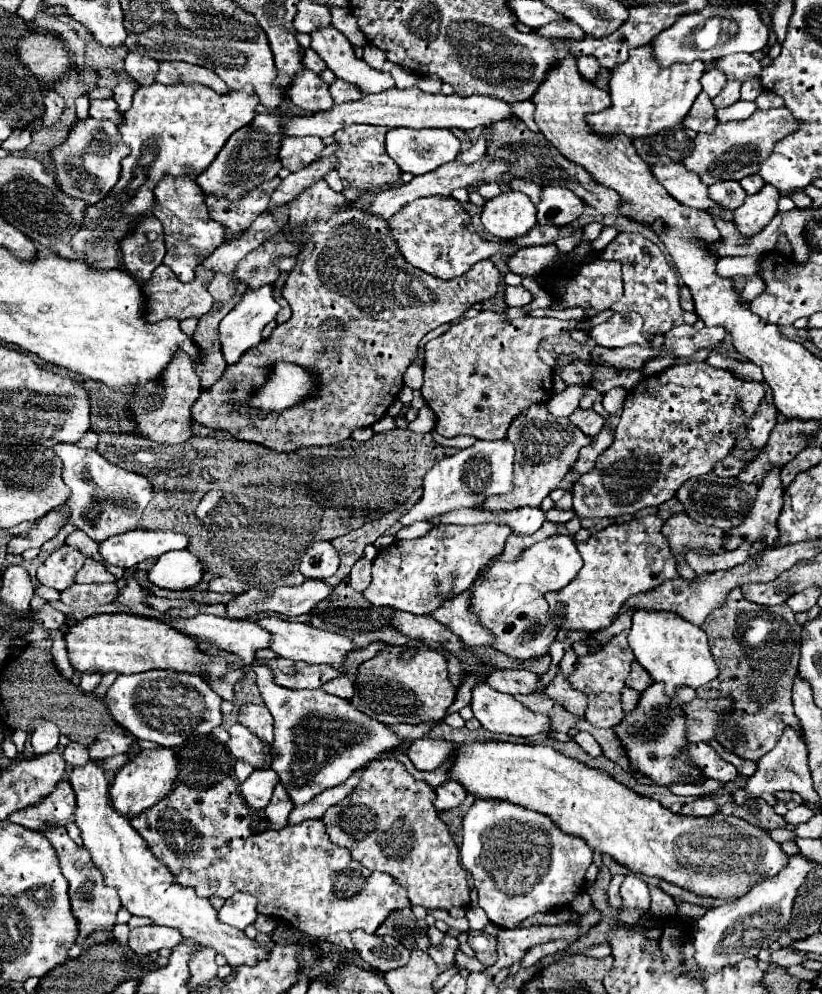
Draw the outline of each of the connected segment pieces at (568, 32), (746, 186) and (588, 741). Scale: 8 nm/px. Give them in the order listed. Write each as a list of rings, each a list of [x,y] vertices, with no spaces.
[[[552,22],[546,24],[536,30],[533,30],[536,35],[545,38],[567,38],[574,40],[582,40],[585,33],[574,22]]]
[[[750,175],[750,177],[742,179],[740,185],[742,185],[742,189],[744,189],[748,195],[752,195],[752,193],[758,193],[758,191],[764,187],[764,181],[762,181],[762,177],[758,177],[758,175]]]
[[[580,731],[576,737],[574,737],[574,741],[588,753],[588,755],[600,755],[602,753],[602,749],[600,749],[600,745],[598,745],[598,741],[590,735],[590,733],[586,733],[586,731]]]

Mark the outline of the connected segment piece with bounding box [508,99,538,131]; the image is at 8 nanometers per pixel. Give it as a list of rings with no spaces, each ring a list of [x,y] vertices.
[[[526,99],[526,101],[514,101],[514,103],[508,103],[508,105],[516,113],[516,117],[520,117],[528,125],[528,129],[538,131],[538,125],[534,125],[534,103],[530,99]]]

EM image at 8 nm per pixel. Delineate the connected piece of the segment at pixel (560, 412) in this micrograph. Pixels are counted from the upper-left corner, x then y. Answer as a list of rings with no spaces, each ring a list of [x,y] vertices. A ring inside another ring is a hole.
[[[592,381],[588,383],[578,383],[578,385],[570,385],[564,393],[560,395],[554,395],[550,401],[548,401],[548,409],[550,413],[558,415],[558,417],[568,417],[574,409],[578,409],[578,403],[580,399],[584,397],[584,391],[590,389]]]

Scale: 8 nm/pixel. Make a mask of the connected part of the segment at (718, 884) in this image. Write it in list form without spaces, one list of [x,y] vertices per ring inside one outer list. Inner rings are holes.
[[[422,737],[412,741],[412,745],[408,747],[408,759],[418,771],[434,771],[440,769],[446,761],[452,761],[448,779],[458,781],[466,789],[466,793],[474,795],[476,799],[500,799],[542,813],[550,817],[564,833],[582,837],[594,851],[608,853],[614,861],[628,867],[630,871],[664,879],[700,897],[738,899],[746,895],[758,881],[778,875],[780,869],[788,865],[788,855],[782,851],[780,843],[776,843],[768,835],[766,829],[720,813],[710,817],[676,815],[658,801],[642,797],[626,785],[618,783],[606,771],[592,769],[548,745],[520,745],[510,741],[478,739],[462,745],[452,745],[450,741]]]

